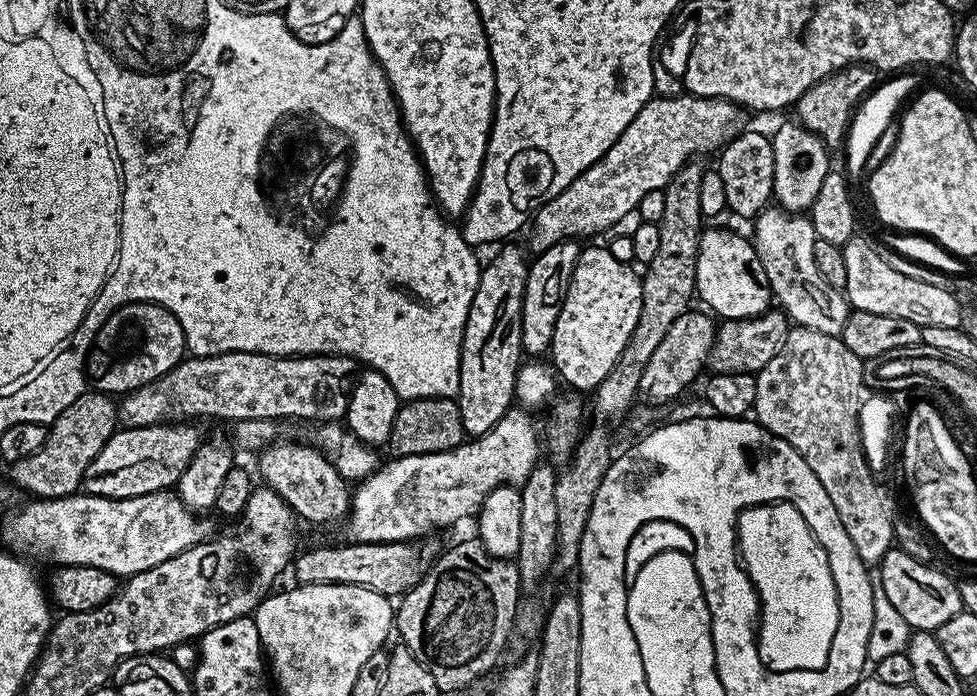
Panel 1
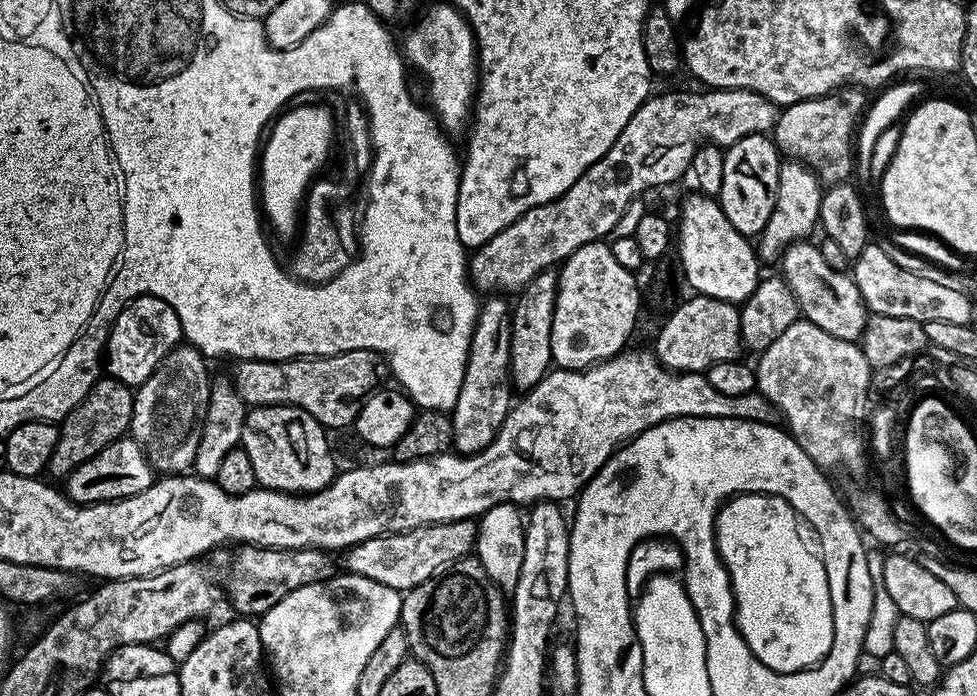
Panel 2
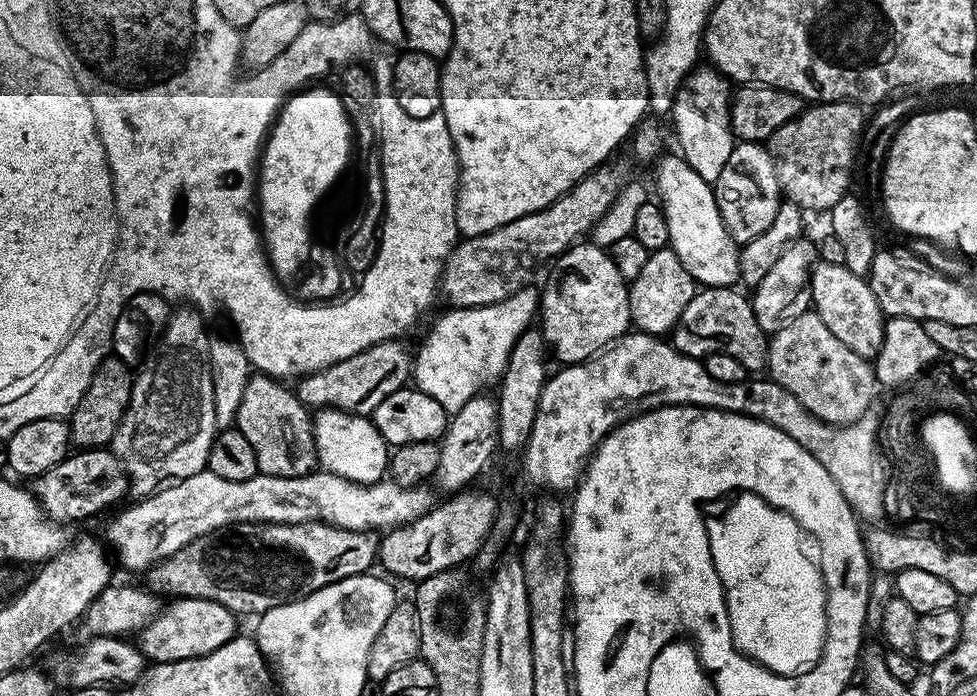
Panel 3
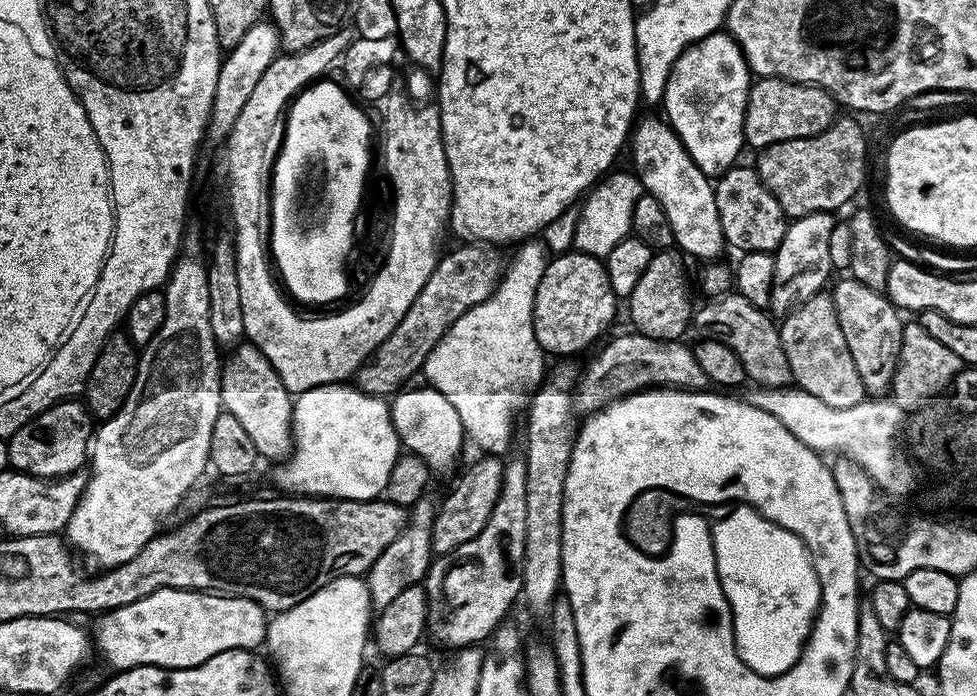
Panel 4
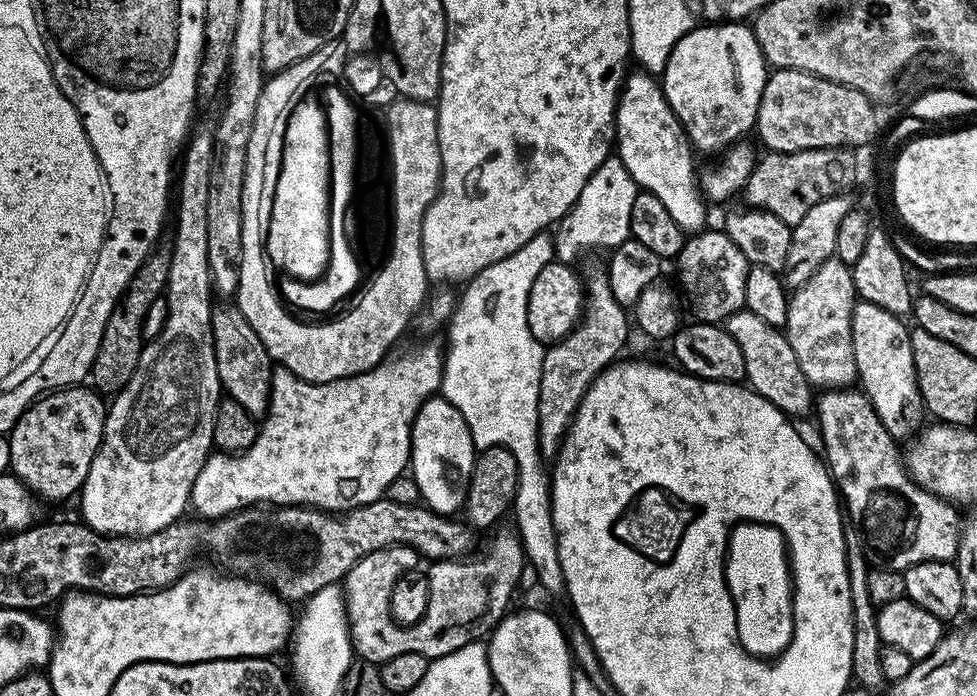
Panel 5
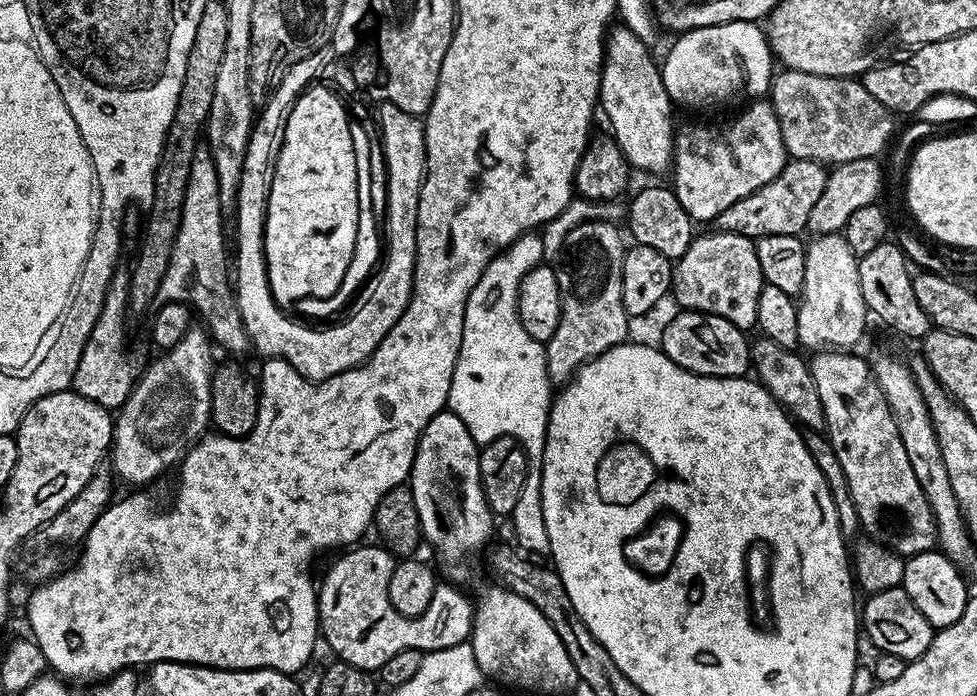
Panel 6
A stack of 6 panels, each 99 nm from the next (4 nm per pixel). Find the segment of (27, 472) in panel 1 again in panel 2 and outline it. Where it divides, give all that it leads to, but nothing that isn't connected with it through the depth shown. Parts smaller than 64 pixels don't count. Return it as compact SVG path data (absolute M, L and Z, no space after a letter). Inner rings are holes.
M105 375L96 381L93 388L70 410L59 425L58 446L54 446L54 454L50 458L47 475L63 478L82 466L94 454L106 450L115 440L121 439L131 429L132 411L134 410L134 392L129 385L118 382L114 377Z

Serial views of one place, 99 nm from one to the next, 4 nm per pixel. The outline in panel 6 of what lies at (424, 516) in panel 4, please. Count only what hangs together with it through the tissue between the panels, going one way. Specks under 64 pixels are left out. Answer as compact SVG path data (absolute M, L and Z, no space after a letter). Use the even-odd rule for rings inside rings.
M352 546L347 549L332 565L328 568L328 573L324 576L324 581L321 579L318 584L318 603L320 605L320 627L319 635L326 643L332 647L332 656L350 662L350 666L358 666L365 668L367 672L375 673L383 664L394 654L398 654L398 650L410 650L416 648L420 652L427 653L432 651L442 650L444 647L440 645L440 628L436 628L436 608L428 608L420 616L403 616L398 614L398 610L394 610L394 606L390 602L390 594L388 593L388 583L390 582L390 574L394 567L394 557L387 548L377 546L377 548L360 548L364 546Z

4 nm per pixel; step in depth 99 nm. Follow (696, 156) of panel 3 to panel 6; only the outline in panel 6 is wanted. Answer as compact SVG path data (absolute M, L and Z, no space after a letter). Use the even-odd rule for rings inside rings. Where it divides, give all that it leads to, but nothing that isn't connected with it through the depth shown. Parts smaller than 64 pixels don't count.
M751 20L726 22L718 26L702 26L689 32L681 32L675 37L668 57L662 60L666 94L673 105L684 108L720 108L723 104L751 102L763 97L771 89L774 75L774 57L768 45L765 29Z

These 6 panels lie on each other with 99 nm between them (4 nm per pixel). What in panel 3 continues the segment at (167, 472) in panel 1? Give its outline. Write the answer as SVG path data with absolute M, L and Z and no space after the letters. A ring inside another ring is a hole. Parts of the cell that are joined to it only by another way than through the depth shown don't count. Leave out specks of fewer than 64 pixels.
M107 447L85 448L73 451L64 457L58 466L31 481L30 491L40 504L40 509L51 520L65 526L72 526L75 520L88 520L99 514L103 508L116 503L129 493L128 471L124 463Z

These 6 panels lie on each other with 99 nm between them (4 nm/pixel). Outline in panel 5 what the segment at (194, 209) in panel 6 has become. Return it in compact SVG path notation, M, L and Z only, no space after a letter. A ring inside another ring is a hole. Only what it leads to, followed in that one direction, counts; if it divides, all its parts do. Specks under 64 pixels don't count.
M220 302L213 307L212 339L216 341L216 363L220 365L220 387L226 390L227 399L238 402L246 414L263 417L272 393L274 361L235 303Z

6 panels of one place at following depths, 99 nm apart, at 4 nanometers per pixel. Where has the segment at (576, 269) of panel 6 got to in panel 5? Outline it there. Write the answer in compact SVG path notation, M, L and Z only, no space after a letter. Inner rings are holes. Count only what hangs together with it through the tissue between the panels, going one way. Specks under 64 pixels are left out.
M592 254L587 258L581 259L578 264L578 275L580 283L584 286L584 310L580 320L576 323L575 328L569 336L564 336L557 340L545 351L542 358L542 382L538 386L538 446L541 457L554 458L560 452L560 443L563 442L568 428L572 425L572 420L576 416L578 406L586 394L586 390L596 377L604 369L609 368L612 364L617 363L620 351L625 351L627 334L630 329L630 316L626 311L625 305L620 304L614 298L614 290L610 290L608 281L608 265L603 259L599 260L599 255Z

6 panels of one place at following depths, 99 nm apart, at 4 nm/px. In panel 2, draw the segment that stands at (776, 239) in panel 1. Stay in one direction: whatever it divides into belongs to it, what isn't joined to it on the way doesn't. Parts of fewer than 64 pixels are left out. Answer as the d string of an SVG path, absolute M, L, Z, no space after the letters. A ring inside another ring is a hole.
M801 242L799 244L791 244L784 251L782 257L782 265L784 264L784 272L782 278L790 286L790 290L794 294L797 306L800 307L800 316L805 320L814 322L814 326L822 326L822 330L826 330L826 334L830 334L839 340L859 341L864 334L864 327L869 318L869 311L864 306L864 299L858 290L858 286L854 283L848 272L839 272L838 270L830 270L830 266L826 266L826 258L822 258L819 247L812 242Z

